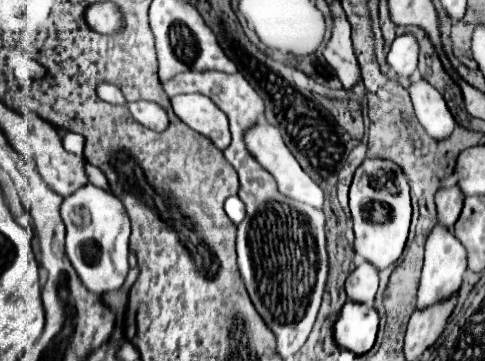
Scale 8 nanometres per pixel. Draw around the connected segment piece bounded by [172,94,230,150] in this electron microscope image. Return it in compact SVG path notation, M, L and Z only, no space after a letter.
M178 94L172 98L172 108L182 122L210 138L216 148L224 150L230 144L228 118L210 98L200 94Z

